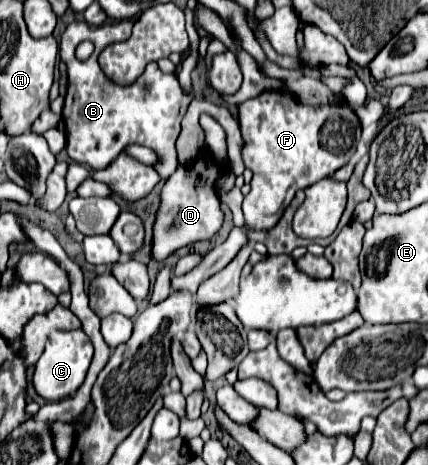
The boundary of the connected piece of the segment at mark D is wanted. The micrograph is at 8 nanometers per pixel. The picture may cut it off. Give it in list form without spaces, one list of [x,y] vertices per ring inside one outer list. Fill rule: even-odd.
[[[206,154],[196,160],[190,168],[178,166],[178,170],[168,178],[162,188],[162,206],[154,224],[154,260],[164,260],[174,250],[194,244],[198,240],[210,240],[222,226],[222,210],[216,194],[216,180],[222,176],[222,168],[212,162],[212,156]]]

